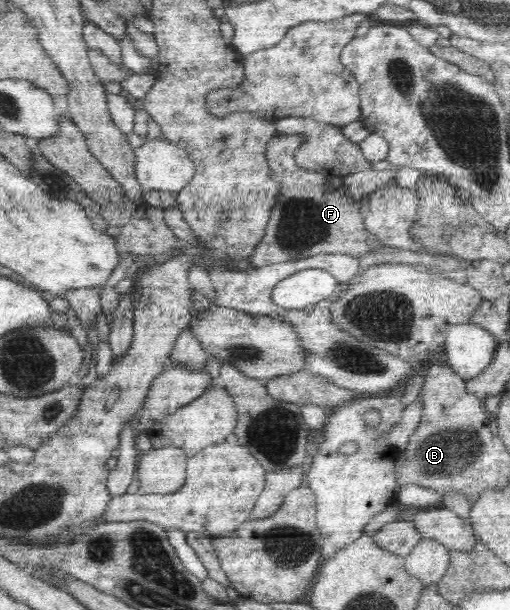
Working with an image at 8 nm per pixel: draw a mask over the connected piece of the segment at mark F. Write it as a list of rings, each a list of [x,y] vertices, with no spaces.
[[[281,134],[267,142],[265,156],[272,179],[280,184],[280,194],[272,206],[264,237],[249,259],[251,266],[261,268],[318,254],[348,254],[360,260],[369,251],[380,251],[384,245],[364,227],[368,195],[352,200],[343,188],[325,191],[325,174],[305,170],[295,162],[293,154],[299,144],[299,136]]]

